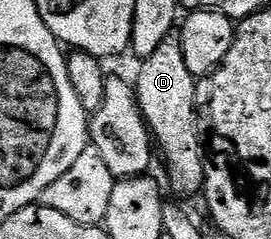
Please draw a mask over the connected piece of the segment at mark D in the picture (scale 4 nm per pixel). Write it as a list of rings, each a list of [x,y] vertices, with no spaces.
[[[178,34],[167,35],[152,55],[138,65],[139,76],[133,79],[136,101],[158,154],[159,151],[163,154],[167,179],[177,194],[198,196],[203,189],[203,148],[199,145],[199,129],[195,126],[197,79],[185,69]]]

